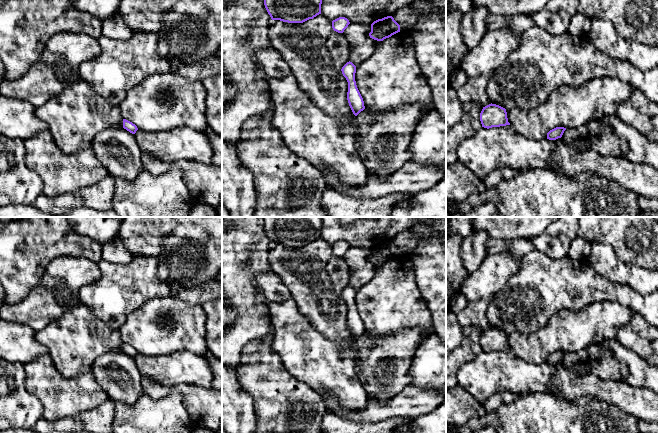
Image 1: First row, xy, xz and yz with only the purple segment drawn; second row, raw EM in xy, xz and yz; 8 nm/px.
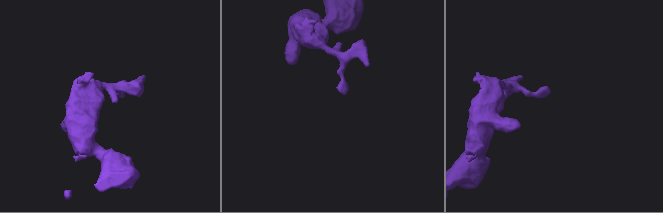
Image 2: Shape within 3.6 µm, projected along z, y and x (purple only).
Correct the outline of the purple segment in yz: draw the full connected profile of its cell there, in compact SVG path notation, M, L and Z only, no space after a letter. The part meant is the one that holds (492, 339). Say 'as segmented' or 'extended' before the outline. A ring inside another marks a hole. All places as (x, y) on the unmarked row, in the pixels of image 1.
as segmented; M492 327L483 331L480 337L480 345L482 351L487 353L510 349L508 346L506 333Z

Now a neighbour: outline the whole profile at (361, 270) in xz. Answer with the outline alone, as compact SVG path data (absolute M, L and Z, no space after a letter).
M350 247L342 257L349 269L349 285L356 291L373 278L376 269L380 266L372 263L369 260L370 256L371 249Z

